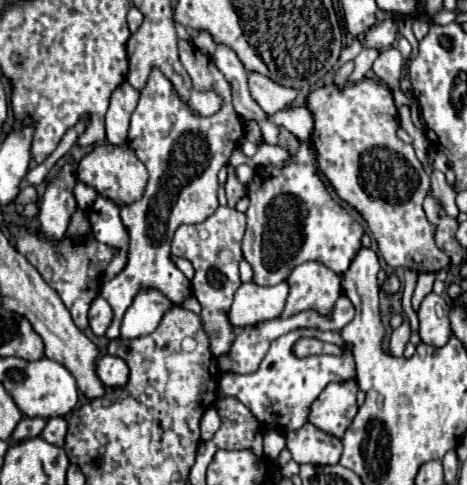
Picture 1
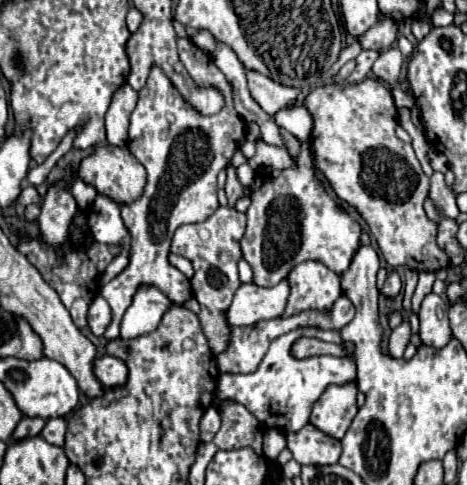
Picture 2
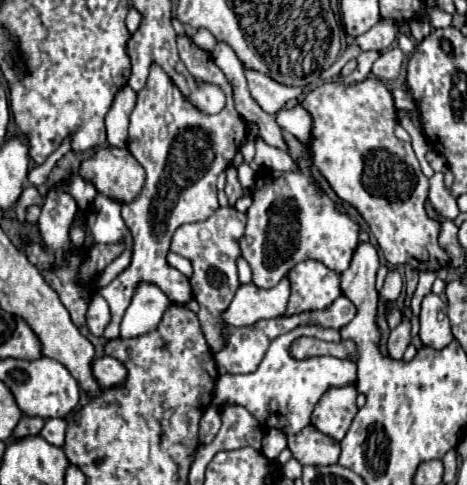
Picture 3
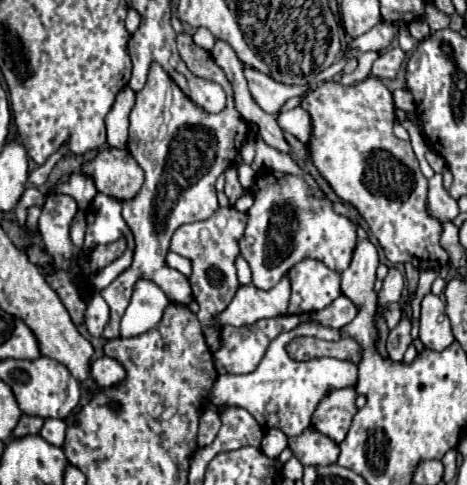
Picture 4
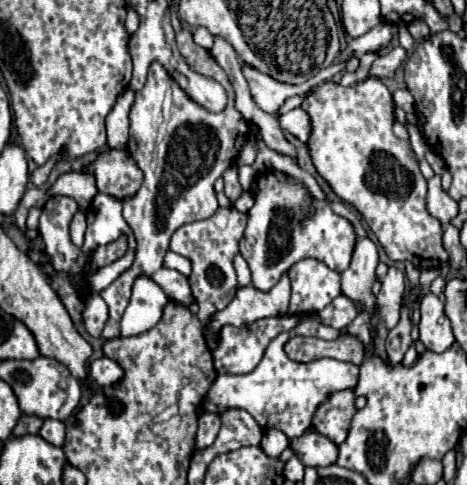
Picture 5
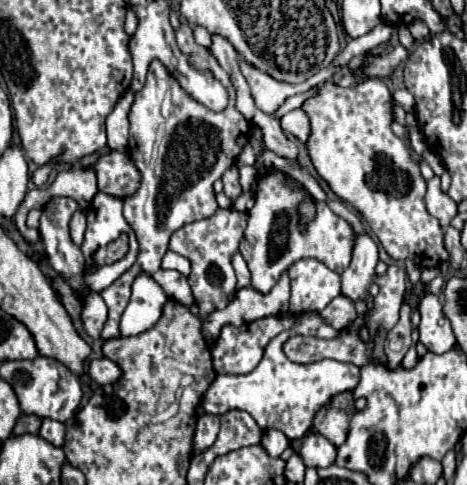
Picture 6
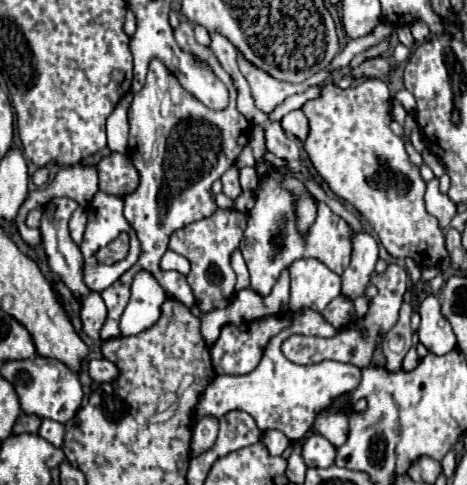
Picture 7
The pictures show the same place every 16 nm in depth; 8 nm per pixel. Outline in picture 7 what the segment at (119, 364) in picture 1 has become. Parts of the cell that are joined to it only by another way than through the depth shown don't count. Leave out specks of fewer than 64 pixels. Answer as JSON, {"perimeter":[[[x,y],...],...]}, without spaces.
{"perimeter":[[[88,360],[86,368],[94,382],[112,382],[118,376],[116,366],[108,360]]]}

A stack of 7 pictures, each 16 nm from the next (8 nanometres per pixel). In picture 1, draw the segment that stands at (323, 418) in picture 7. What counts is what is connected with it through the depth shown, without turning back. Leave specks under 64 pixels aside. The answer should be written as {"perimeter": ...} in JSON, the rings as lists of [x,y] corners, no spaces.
{"perimeter":[[[348,380],[344,384],[328,384],[320,398],[312,404],[310,422],[322,432],[342,438],[358,412],[356,392],[356,380]]]}

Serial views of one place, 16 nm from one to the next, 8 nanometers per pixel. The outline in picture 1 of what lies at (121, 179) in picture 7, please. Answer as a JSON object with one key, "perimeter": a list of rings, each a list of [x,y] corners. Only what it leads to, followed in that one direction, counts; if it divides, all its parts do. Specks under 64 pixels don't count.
{"perimeter":[[[104,144],[104,146],[94,146],[94,150],[86,158],[80,160],[78,180],[96,188],[98,194],[110,198],[118,206],[124,206],[124,204],[136,202],[142,196],[146,180],[148,180],[148,172],[146,172],[144,164],[134,156],[134,152],[128,148],[128,144],[124,144],[124,146]]]}

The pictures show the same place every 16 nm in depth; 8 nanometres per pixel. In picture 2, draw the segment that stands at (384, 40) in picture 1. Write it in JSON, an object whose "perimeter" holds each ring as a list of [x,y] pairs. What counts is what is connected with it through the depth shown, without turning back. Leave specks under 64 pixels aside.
{"perimeter":[[[384,20],[382,24],[372,26],[364,36],[358,38],[362,50],[388,50],[398,34],[398,26],[392,20]]]}

